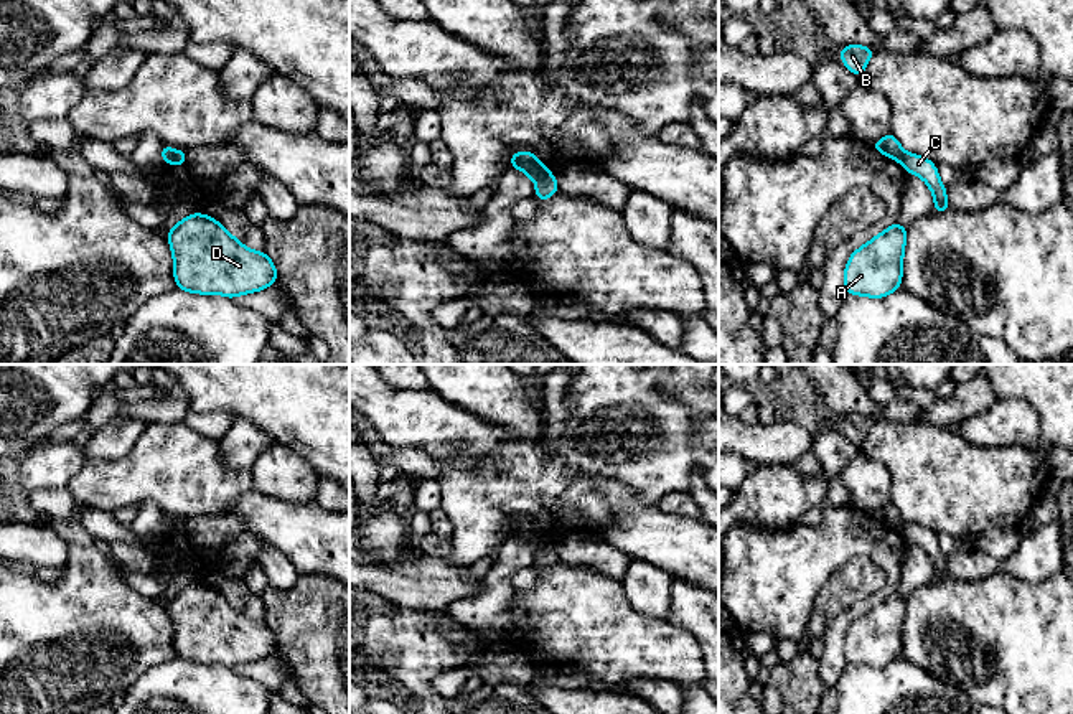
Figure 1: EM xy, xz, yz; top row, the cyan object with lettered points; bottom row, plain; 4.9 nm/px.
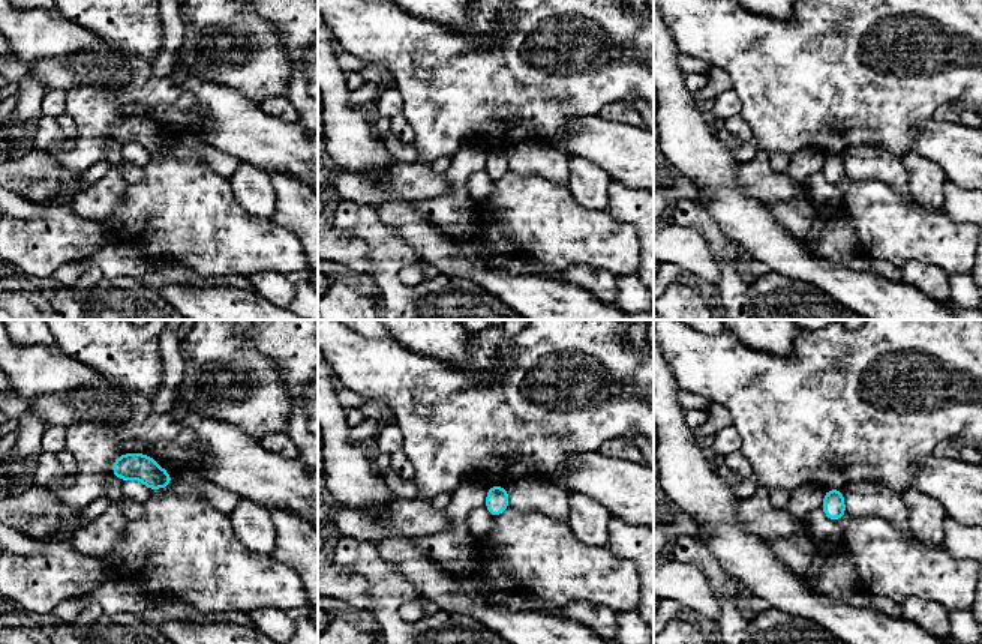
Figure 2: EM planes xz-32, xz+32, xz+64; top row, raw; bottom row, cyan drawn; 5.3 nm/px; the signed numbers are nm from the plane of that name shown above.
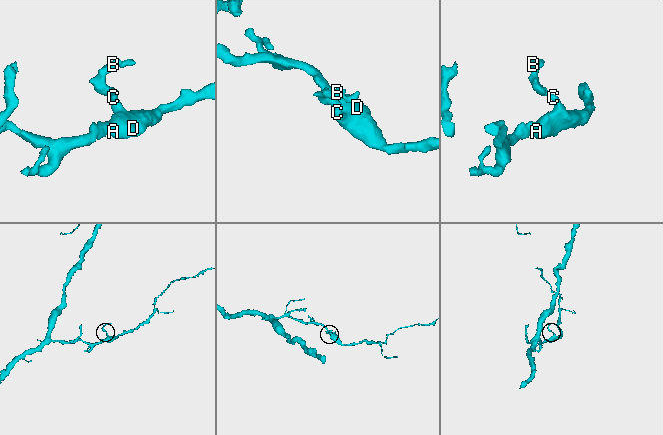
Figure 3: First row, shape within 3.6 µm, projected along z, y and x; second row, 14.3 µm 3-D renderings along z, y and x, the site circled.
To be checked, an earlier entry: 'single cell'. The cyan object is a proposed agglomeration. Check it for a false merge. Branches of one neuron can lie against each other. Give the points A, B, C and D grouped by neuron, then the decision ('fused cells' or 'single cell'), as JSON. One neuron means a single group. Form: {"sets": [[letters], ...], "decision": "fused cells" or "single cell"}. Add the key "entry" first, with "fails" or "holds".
{"entry": "fails", "sets": [["A", "C", "D"], ["B"]], "decision": "fused cells"}

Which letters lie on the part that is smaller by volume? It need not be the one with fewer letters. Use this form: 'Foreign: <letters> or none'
Foreign: B

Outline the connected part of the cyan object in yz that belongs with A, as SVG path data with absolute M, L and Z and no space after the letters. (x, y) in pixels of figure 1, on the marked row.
M895 223L855 249L844 269L847 294L882 298L898 290L905 244L907 228Z

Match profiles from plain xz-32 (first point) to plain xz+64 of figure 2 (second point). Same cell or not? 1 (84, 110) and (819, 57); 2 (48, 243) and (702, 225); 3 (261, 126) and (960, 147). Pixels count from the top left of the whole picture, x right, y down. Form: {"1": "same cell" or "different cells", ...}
{"1": "same cell", "2": "same cell", "3": "same cell"}

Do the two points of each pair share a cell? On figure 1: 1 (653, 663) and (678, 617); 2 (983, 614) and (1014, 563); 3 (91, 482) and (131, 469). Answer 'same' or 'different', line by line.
1: different
2: different
3: same

